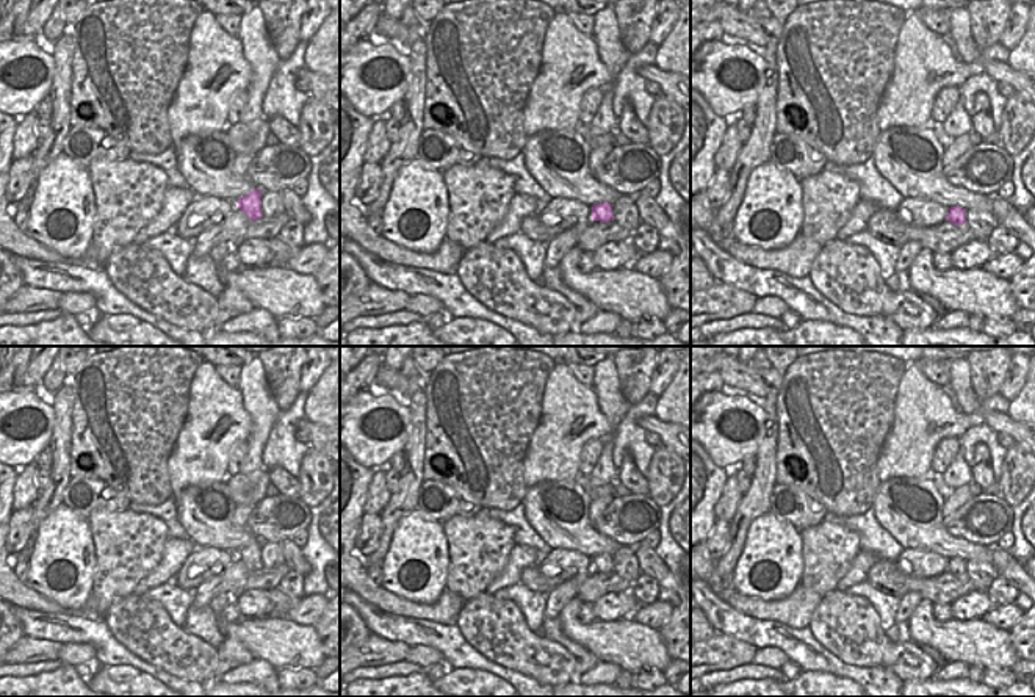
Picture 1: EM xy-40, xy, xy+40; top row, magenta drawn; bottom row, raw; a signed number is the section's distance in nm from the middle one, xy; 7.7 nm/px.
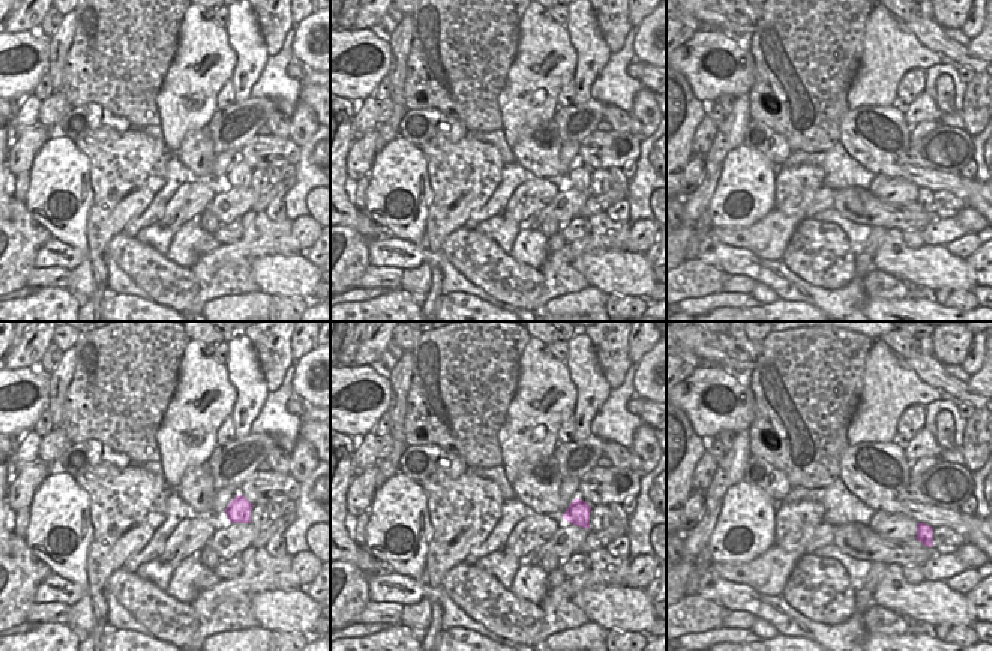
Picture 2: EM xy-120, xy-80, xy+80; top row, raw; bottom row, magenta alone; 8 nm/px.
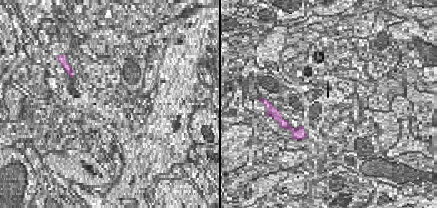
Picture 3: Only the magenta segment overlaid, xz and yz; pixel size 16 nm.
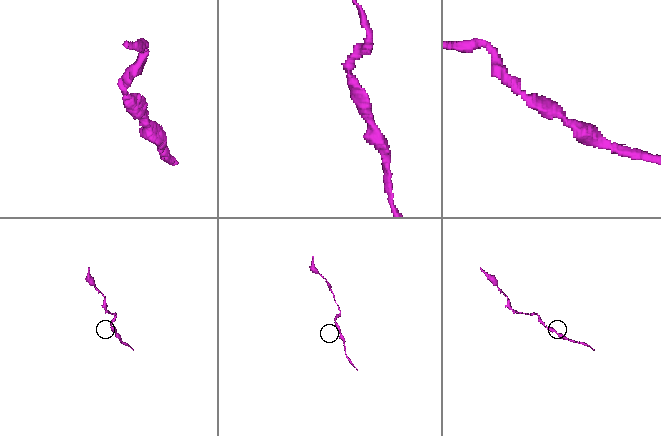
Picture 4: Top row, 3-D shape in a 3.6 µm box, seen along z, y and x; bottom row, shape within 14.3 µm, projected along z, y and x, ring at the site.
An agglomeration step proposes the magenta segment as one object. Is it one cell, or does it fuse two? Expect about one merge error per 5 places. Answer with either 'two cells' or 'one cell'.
one cell

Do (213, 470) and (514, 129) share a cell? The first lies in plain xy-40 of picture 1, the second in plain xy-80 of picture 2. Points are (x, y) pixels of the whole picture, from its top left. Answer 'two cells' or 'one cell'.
one cell

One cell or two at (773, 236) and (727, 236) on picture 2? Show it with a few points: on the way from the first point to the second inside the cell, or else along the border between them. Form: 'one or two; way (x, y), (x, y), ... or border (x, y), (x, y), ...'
one; way (761, 236), (739, 233)

